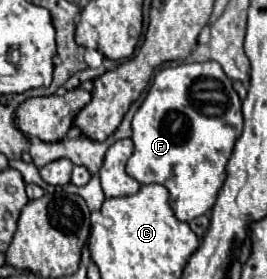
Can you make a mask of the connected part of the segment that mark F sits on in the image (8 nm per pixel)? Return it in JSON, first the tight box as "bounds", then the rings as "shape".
{"bounds":[126,61,242,223],"shape":[[[204,61],[166,67],[154,77],[142,107],[134,115],[132,121],[134,155],[130,157],[126,171],[142,185],[150,183],[164,185],[170,191],[170,205],[176,217],[188,223],[214,207],[218,191],[226,179],[228,159],[240,135],[242,135],[242,103],[232,87],[232,81],[222,71],[220,63]]]}

